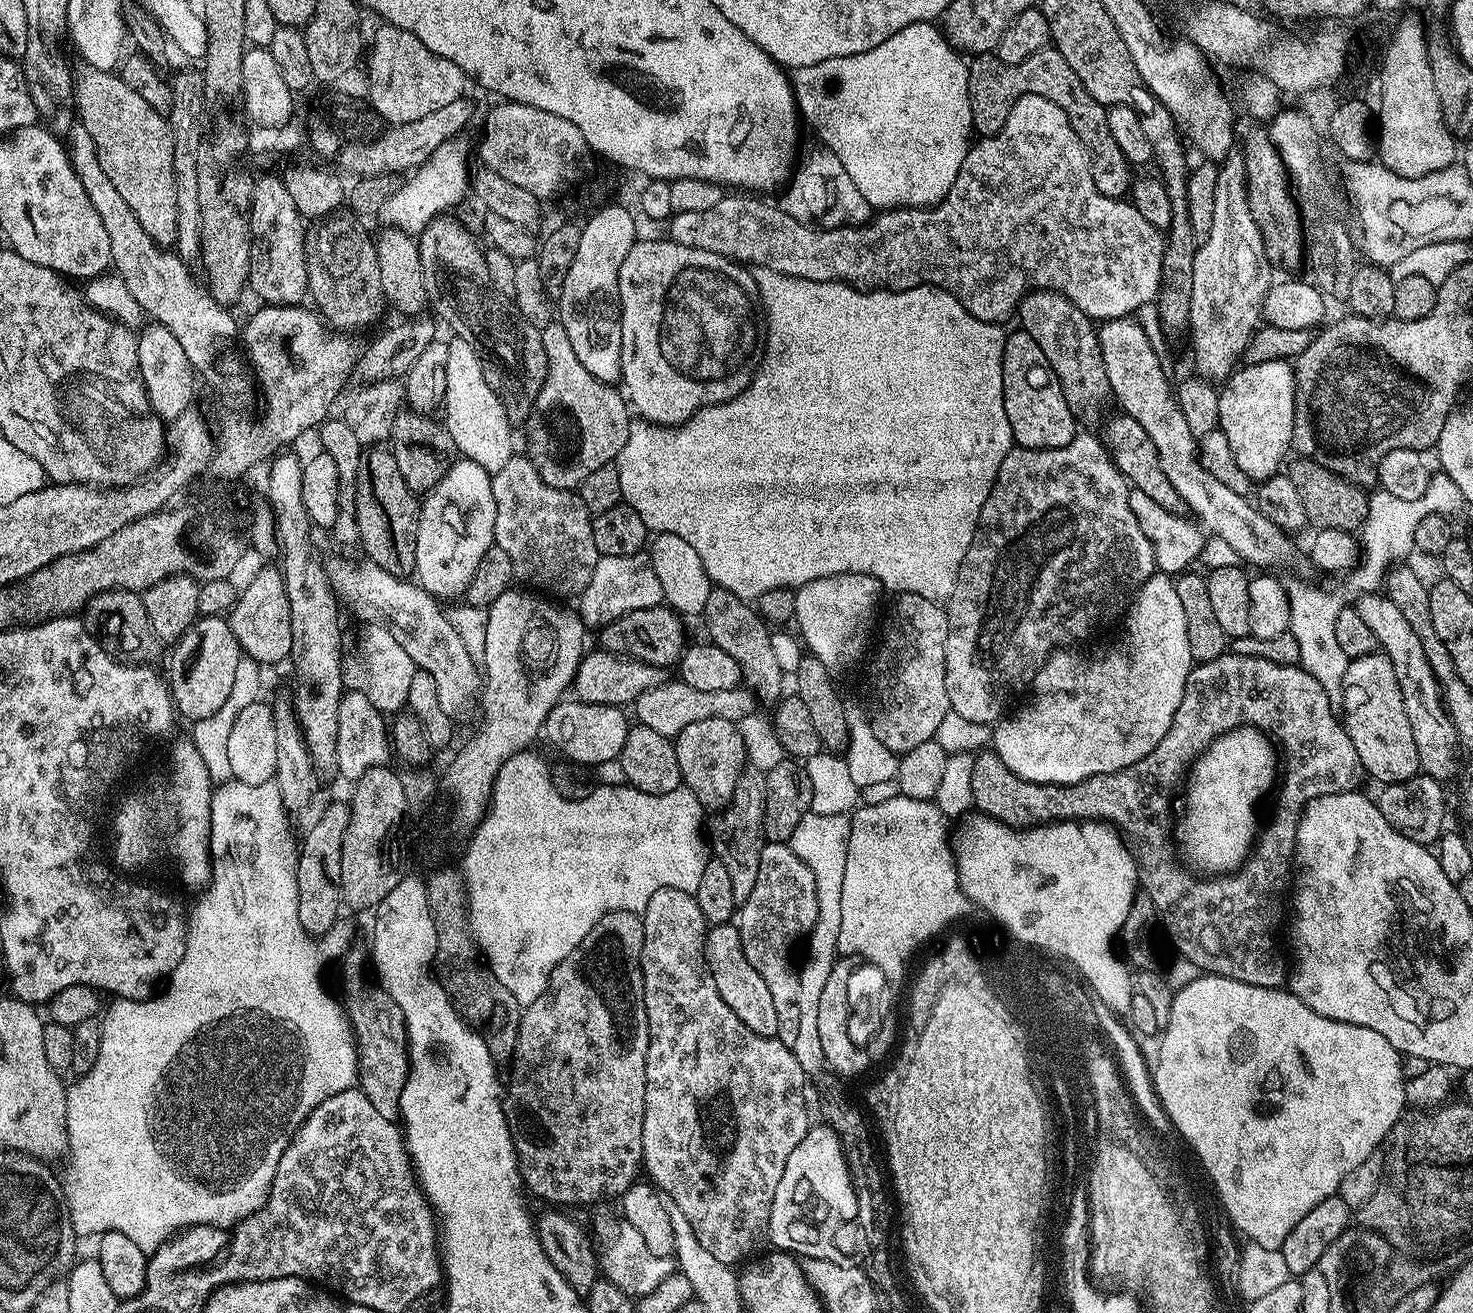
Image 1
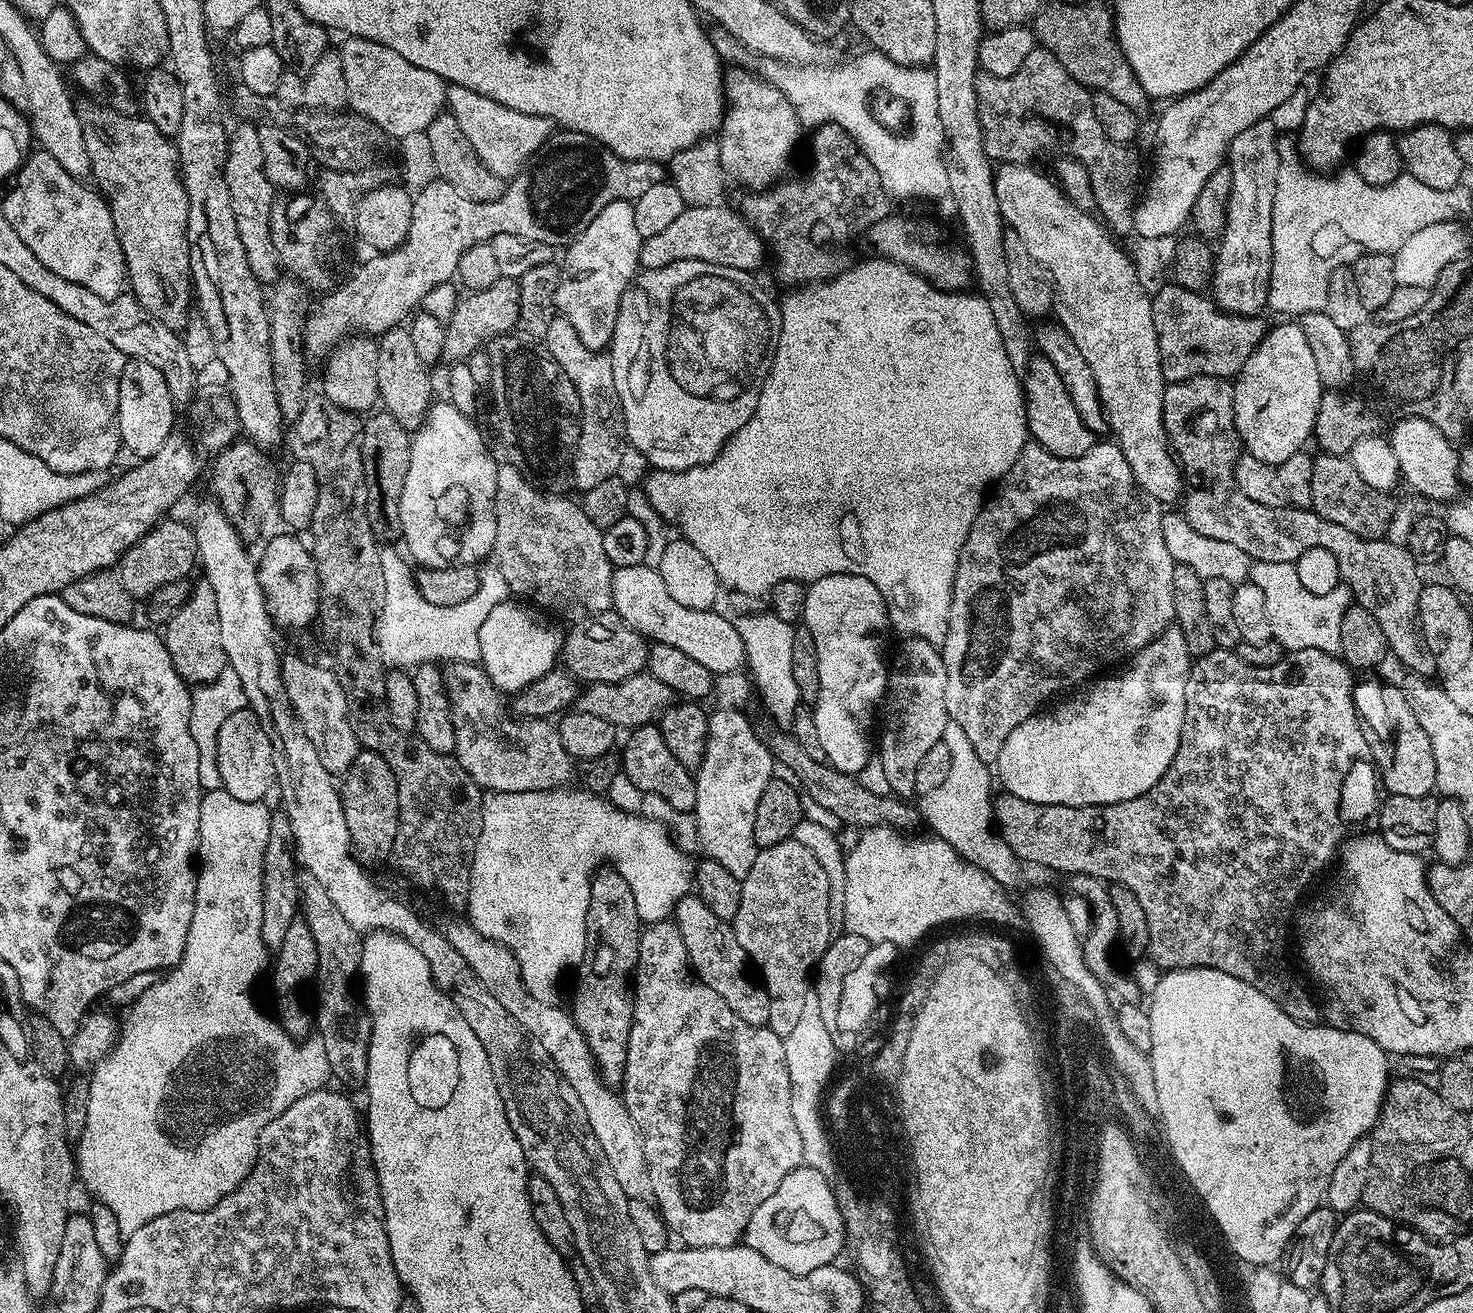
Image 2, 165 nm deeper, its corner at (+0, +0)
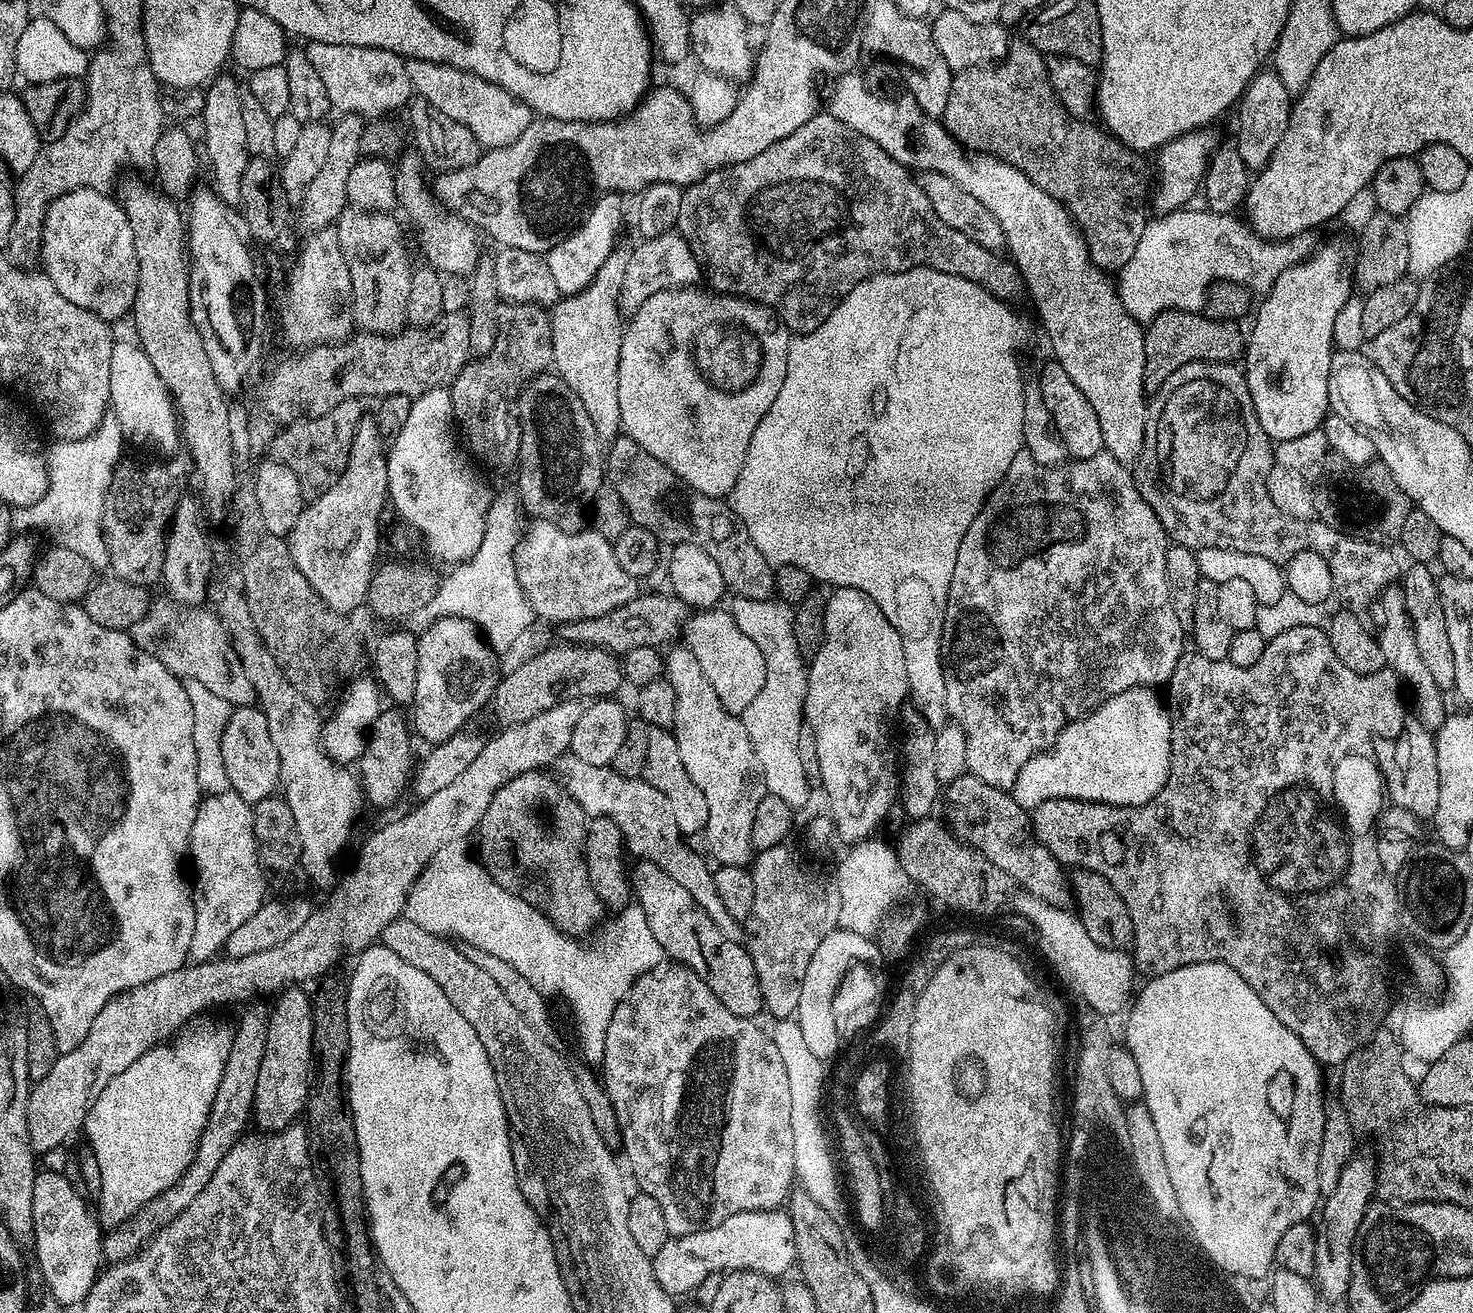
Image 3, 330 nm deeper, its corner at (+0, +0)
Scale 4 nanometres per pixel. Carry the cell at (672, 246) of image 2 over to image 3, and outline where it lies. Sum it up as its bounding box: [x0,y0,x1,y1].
[620,231,698,314]

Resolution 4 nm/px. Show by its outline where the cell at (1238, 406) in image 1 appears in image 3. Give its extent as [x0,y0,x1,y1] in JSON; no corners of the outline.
[1242,244,1354,442]

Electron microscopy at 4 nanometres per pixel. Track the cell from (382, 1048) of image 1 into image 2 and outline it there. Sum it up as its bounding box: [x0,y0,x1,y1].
[298,871,372,1085]

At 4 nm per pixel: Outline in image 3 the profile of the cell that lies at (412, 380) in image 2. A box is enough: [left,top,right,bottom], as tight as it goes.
[334,207,414,334]

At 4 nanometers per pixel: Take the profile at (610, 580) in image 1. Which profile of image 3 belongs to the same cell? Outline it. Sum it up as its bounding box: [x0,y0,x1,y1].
[682,610,766,714]

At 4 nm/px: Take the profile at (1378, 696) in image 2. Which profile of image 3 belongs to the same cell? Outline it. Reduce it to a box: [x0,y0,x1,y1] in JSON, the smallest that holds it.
[1376,719,1438,822]

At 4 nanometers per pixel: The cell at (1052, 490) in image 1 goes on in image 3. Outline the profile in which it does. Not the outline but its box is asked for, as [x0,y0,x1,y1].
[940,450,1186,790]

